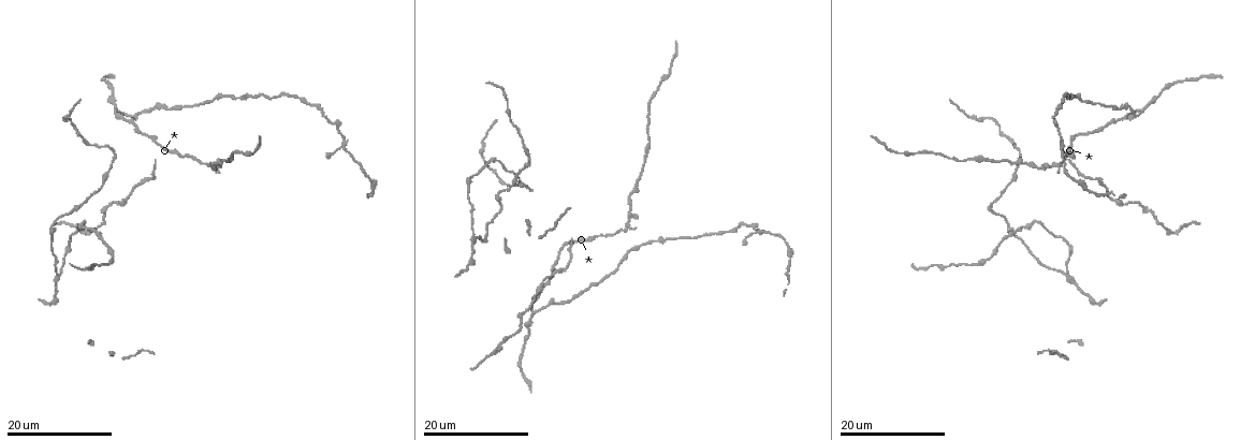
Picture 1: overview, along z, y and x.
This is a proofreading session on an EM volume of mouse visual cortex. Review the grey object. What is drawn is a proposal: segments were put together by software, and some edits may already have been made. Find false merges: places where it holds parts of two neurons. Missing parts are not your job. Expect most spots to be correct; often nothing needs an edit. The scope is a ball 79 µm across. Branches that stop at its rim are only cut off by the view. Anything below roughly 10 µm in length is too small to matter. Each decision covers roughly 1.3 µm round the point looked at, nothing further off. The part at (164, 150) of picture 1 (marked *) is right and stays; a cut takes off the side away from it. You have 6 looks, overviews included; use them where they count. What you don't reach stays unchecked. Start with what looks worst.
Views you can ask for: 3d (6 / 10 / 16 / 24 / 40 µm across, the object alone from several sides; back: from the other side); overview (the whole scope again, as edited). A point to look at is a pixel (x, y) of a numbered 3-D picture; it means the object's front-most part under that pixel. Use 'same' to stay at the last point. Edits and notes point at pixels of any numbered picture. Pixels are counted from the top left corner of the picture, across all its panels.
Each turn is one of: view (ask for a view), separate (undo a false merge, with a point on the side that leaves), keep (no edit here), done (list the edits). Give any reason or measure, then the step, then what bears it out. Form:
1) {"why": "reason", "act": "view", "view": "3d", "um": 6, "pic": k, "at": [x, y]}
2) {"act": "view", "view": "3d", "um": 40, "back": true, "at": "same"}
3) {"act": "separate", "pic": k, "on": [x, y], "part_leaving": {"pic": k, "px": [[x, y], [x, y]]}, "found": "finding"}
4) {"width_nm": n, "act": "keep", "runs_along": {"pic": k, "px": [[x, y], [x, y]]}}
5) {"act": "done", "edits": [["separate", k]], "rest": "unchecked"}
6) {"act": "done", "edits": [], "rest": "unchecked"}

{"why": "two arms in line, one across", "act": "view", "view": "3d", "um": 24, "pic": 1, "at": [61, 276]}

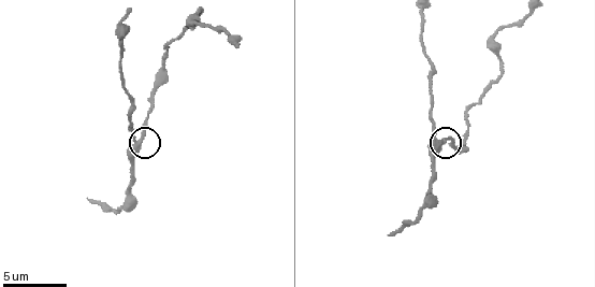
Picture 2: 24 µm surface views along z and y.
{"why": "closer look", "act": "view", "view": "3d", "um": 10, "pic": 2, "at": [139, 142]}

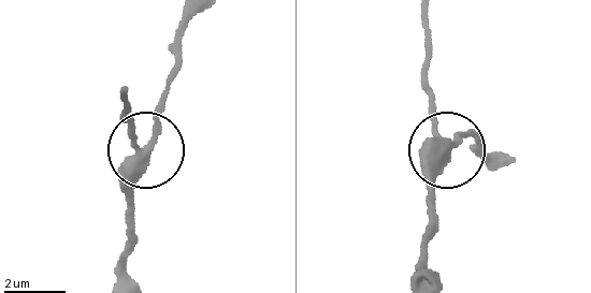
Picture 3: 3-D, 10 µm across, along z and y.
{"side_arm_um": 35, "act": "keep", "runs_along": {"pic": 3, "px": [[124, 90], [124, 116], [146, 155], [131, 199]]}, "found": "one neuron here"}

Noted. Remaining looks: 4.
{"why": "branch point", "act": "view", "view": "3d", "um": 24, "pic": 1, "at": [534, 312]}

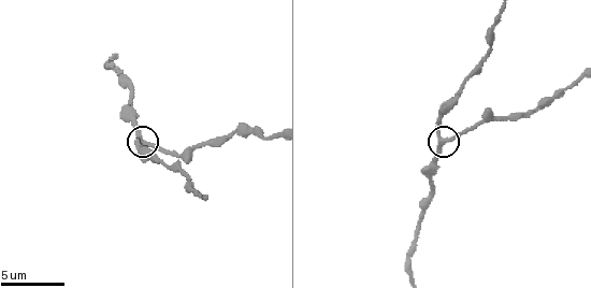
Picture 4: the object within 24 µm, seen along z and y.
{"act": "view", "view": "3d", "um": 10, "pic": 4, "at": [443, 140]}

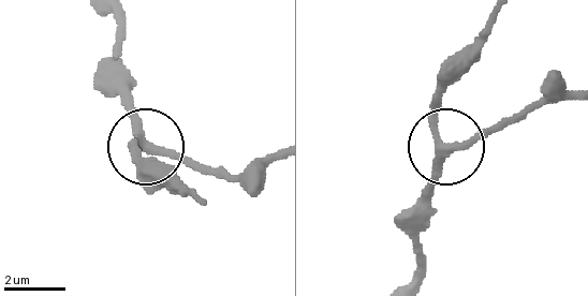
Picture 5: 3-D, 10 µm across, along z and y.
{"act": "keep", "runs_along": {"pic": 5, "px": [[495, 16], [480, 55], [441, 101], [446, 154], [417, 197]]}, "found": "one neuron here"}

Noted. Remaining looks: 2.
{"why": "thick turns thin", "act": "view", "view": "3d", "um": 10, "pic": 2, "at": [191, 23]}

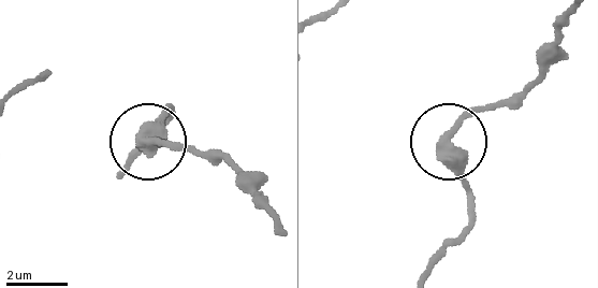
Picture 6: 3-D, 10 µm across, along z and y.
{"width_nm": 420, "act": "keep", "found": "continuous, no second neuron"}

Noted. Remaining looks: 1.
{"act": "done", "edits": [], "rest": "unchecked"}

